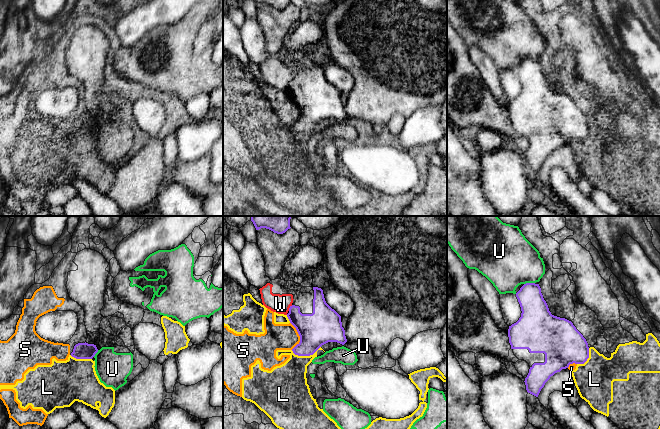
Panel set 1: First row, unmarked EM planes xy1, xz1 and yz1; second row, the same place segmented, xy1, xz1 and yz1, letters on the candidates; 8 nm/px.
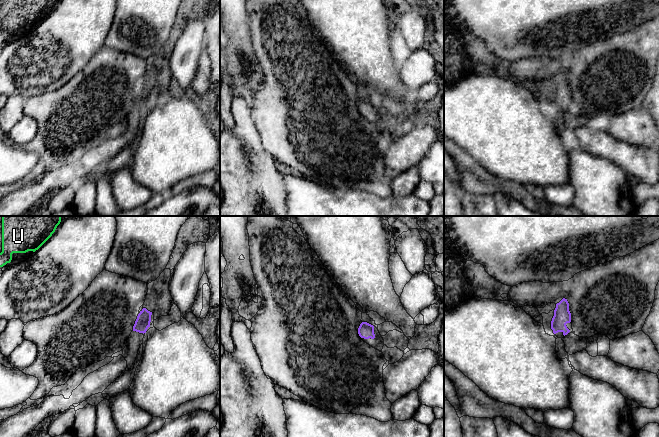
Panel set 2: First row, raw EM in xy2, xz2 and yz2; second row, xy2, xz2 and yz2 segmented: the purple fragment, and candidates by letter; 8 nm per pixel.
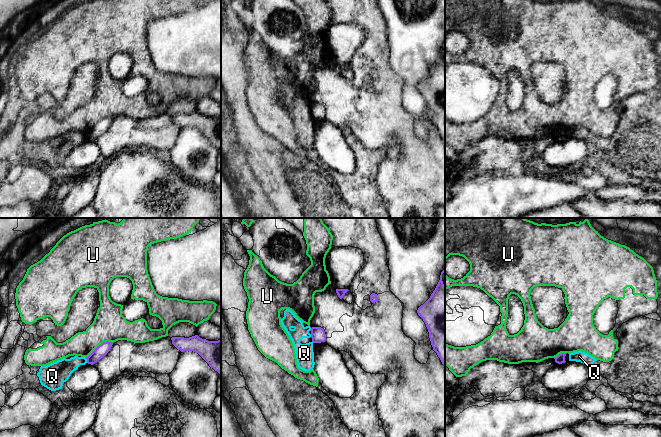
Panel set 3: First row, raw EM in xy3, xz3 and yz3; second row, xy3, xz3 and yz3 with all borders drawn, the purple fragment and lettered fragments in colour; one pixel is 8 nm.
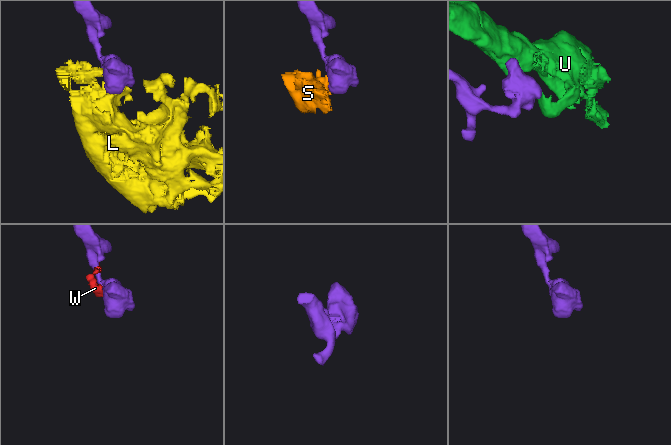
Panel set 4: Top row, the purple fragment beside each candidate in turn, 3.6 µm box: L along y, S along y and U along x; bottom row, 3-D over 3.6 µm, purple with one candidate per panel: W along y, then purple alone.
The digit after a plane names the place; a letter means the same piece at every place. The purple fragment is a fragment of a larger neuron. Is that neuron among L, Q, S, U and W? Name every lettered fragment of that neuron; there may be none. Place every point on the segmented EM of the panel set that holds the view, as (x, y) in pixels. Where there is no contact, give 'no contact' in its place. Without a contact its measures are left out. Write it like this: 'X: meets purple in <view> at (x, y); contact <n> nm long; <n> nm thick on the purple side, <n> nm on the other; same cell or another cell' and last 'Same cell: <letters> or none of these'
L: meets purple in xz1 at (305, 355); contact 240 nm long; 260 nm thick on the purple side, 300 nm on the other; another cell
Q: meets purple in xy3 at (87, 360); contact 40 nm long; 90 nm thick on the purple side, 170 nm on the other; another cell
S: meets purple in xz1 at (299, 335); contact 220 nm long; 280 nm thick on the purple side, 200 nm on the other; another cell
U: meets purple in xy3 at (99, 345); contact 260 nm long; 90 nm thick on the purple side, 260 nm on the other; another cell
W: meets purple in xz1 at (289, 308); contact 60 nm long; 240 nm thick on the purple side, 150 nm on the other; another cell
Same cell: none of these

